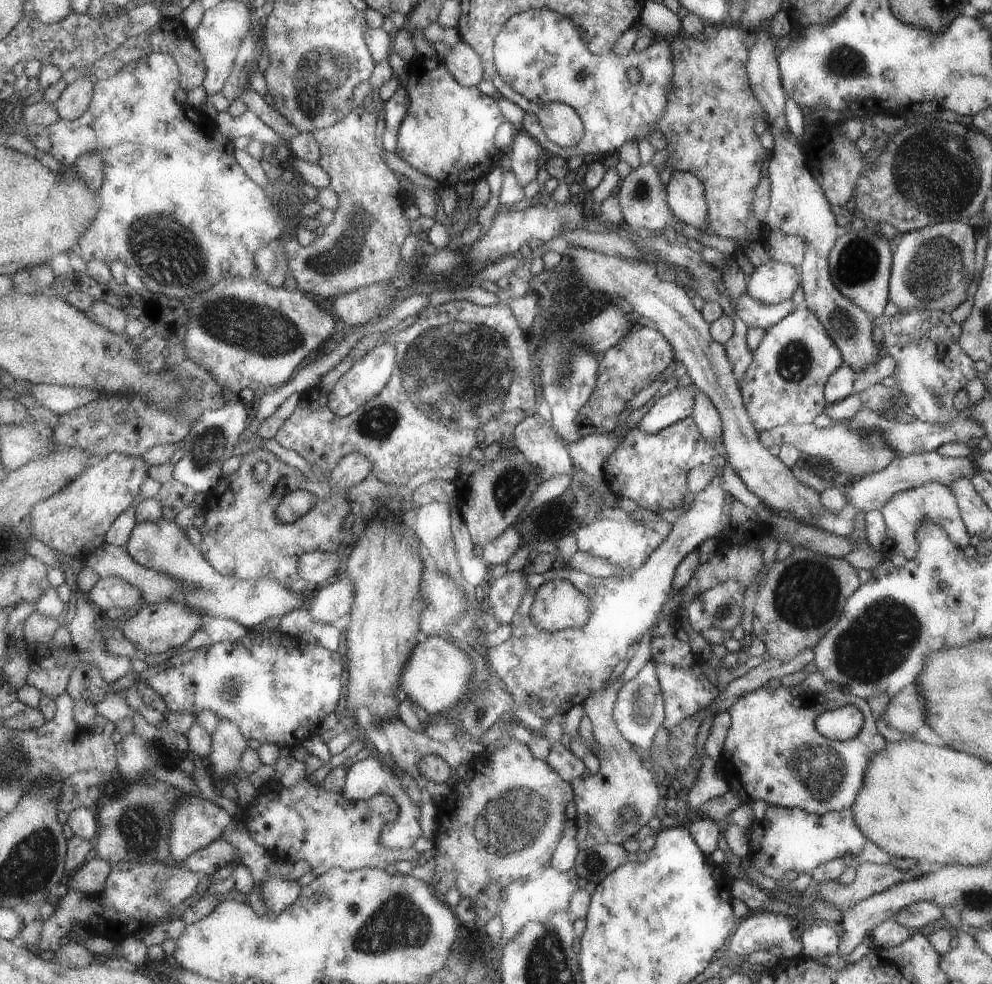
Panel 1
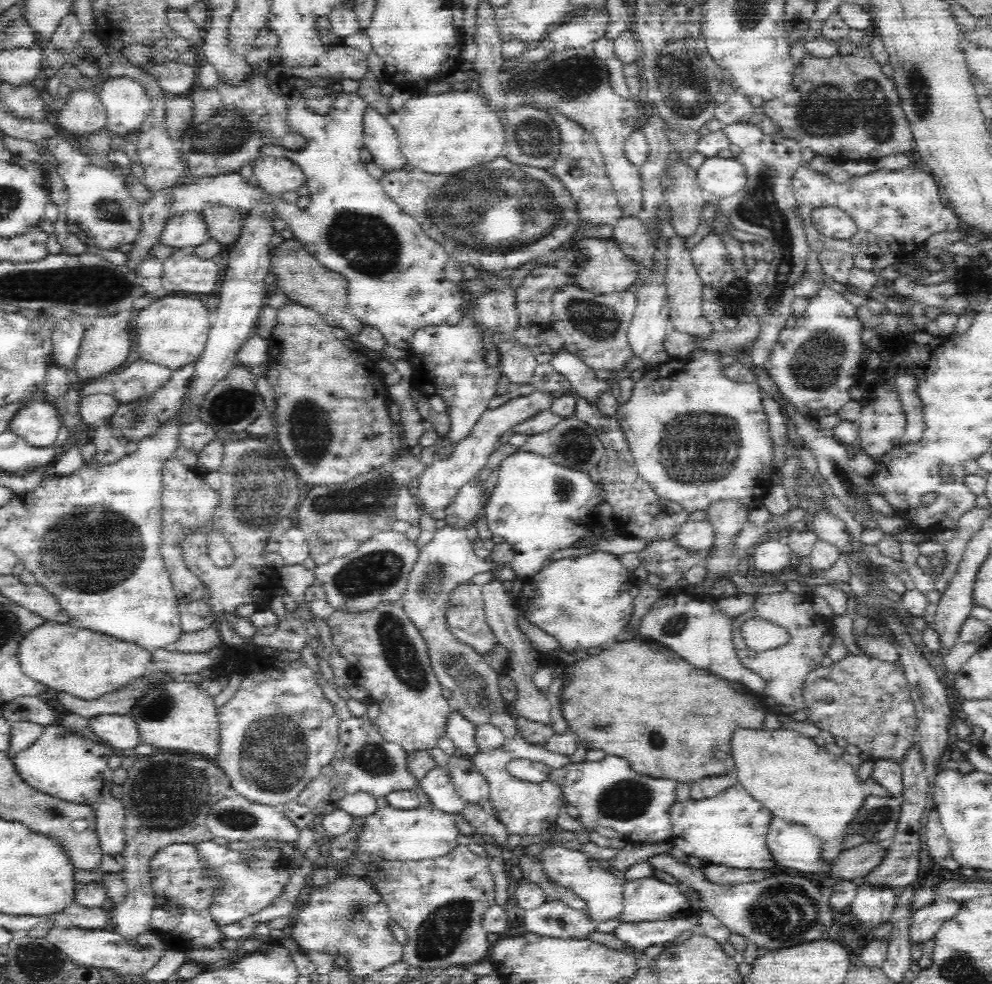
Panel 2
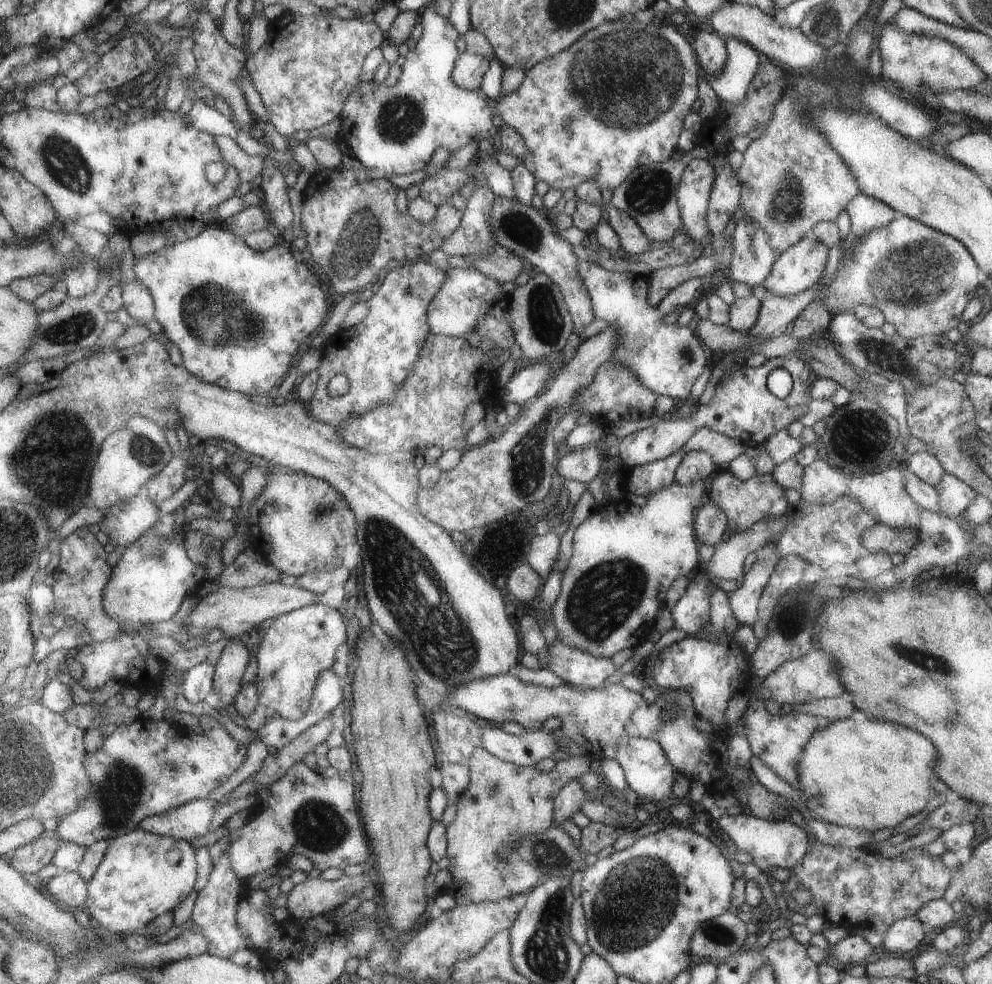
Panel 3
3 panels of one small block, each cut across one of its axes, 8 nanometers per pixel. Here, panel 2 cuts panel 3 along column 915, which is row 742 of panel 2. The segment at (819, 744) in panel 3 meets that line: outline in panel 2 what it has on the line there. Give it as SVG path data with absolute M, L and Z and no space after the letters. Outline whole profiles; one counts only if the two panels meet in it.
M782 728L776 732L738 730L732 740L732 756L736 764L734 774L738 776L746 792L752 794L754 800L758 800L762 806L766 806L772 818L780 818L782 822L788 822L788 824L806 826L812 832L812 838L820 842L824 862L834 862L842 852L848 850L844 846L846 832L848 832L848 826L852 826L854 820L858 820L858 814L868 798L866 794L868 790L864 788L858 772L850 764L846 764L842 756L834 756L826 748L816 746L812 738L798 736L792 730L784 732Z

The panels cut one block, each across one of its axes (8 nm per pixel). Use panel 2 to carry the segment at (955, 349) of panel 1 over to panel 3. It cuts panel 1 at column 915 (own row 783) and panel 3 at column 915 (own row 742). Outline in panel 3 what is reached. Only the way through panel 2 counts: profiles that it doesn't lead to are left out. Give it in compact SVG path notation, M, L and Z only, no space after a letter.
M849 310L843 314L835 314L831 318L825 330L825 338L833 342L833 346L837 348L837 354L845 362L849 362L855 368L855 372L879 374L887 382L895 380L903 386L907 396L913 396L919 388L933 386L939 378L951 380L955 376L955 360L959 354L953 350L953 342L949 342L945 334L943 336L927 334L915 340L903 338L899 334L885 336L879 328L869 328L863 322L859 322L855 314Z

